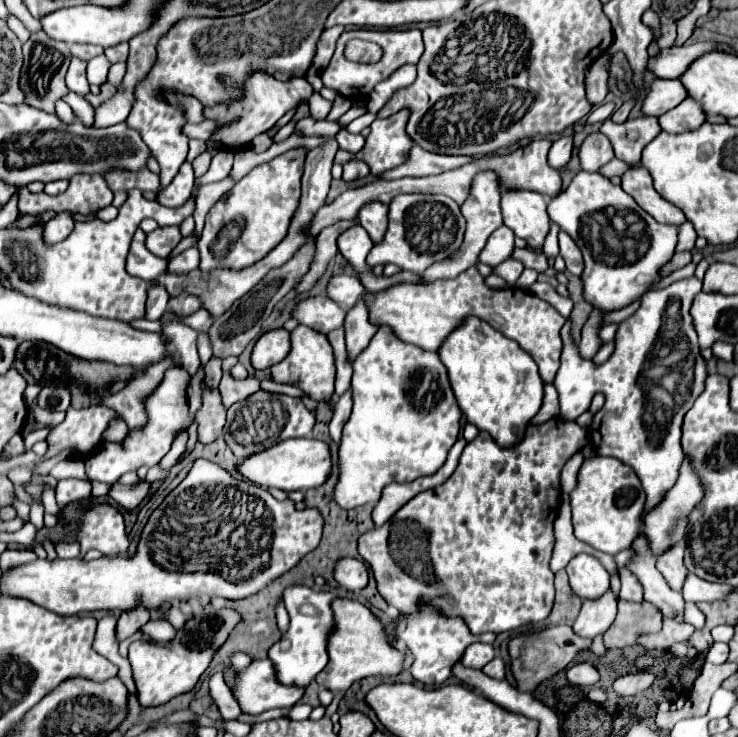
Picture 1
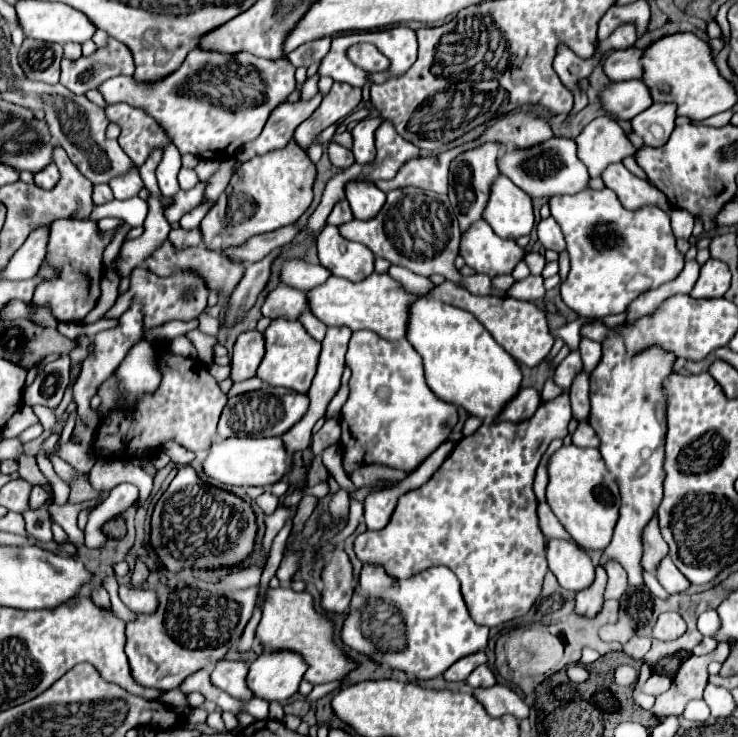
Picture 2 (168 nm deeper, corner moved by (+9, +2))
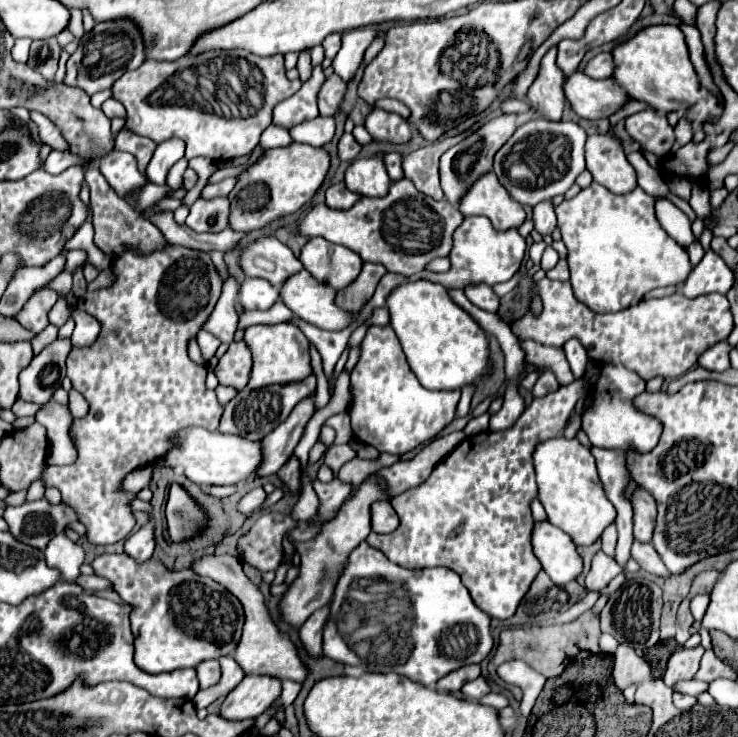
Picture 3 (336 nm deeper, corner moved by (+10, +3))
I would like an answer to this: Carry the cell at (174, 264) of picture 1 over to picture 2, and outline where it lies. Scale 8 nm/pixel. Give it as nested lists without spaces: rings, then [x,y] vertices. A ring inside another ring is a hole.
[[[200,227],[196,229],[172,229],[168,239],[178,247],[178,249],[184,249],[184,247],[192,247],[192,245],[200,245],[202,243],[202,233],[200,233]]]

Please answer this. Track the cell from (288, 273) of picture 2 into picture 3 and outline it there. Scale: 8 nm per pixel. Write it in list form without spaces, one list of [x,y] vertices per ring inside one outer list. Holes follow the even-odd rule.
[[[269,236],[243,250],[241,268],[251,278],[263,278],[273,286],[283,286],[287,278],[303,270],[303,264],[285,244]]]

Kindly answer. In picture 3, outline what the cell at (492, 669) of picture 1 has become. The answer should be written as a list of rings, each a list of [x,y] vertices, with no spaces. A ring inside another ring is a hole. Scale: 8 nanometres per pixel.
[[[479,676],[479,678],[471,680],[471,682],[465,682],[463,688],[461,688],[461,694],[465,698],[471,698],[471,700],[479,700],[489,692],[491,692],[491,688],[489,688],[489,684],[487,684],[487,680],[483,676]]]

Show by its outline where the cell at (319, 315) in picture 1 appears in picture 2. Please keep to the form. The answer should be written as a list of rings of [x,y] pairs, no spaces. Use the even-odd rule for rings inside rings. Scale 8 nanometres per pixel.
[[[278,285],[266,295],[266,301],[262,303],[262,315],[268,319],[298,319],[302,311],[308,311],[308,299],[306,293],[288,287]]]

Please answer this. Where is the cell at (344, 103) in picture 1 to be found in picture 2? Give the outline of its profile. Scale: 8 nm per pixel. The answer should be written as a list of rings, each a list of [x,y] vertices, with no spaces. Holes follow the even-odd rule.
[[[294,141],[284,149],[274,149],[242,163],[242,167],[232,175],[226,193],[220,195],[216,205],[200,223],[206,249],[222,251],[230,245],[242,245],[252,235],[296,223],[312,203],[314,179],[316,165]]]

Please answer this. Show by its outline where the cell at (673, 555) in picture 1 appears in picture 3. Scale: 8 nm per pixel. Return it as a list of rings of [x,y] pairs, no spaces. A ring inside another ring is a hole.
[[[637,488],[635,498],[633,498],[633,534],[635,540],[639,542],[651,542],[653,532],[655,532],[655,518],[657,518],[657,506],[653,502],[653,496],[645,492],[643,488]]]

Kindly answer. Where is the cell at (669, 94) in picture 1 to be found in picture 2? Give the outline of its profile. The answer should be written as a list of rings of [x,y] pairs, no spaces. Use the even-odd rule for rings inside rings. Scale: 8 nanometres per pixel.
[[[638,79],[608,83],[598,93],[600,107],[618,119],[632,119],[652,105],[646,85]]]

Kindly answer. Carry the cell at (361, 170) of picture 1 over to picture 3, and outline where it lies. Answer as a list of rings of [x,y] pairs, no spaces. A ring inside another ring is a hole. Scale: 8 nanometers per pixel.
[[[343,134],[339,138],[339,144],[337,144],[337,154],[339,154],[339,160],[343,162],[351,162],[355,160],[355,156],[359,154],[361,146],[355,142],[355,138],[351,134]]]

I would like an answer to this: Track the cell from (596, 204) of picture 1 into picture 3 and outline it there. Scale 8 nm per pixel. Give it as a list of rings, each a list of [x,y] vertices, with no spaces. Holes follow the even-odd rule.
[[[593,182],[589,188],[583,188],[575,198],[563,200],[555,208],[555,214],[563,242],[569,250],[567,262],[571,272],[573,294],[581,304],[585,304],[593,312],[605,314],[605,312],[625,310],[637,304],[643,298],[643,294],[647,294],[653,288],[685,282],[691,272],[687,250],[679,246],[661,228],[659,220],[655,218],[655,198],[643,192],[641,188],[635,188],[631,194],[619,196],[609,192],[605,186]]]

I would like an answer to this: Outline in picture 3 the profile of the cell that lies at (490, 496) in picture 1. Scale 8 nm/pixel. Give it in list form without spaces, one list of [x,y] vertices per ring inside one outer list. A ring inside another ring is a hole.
[[[575,380],[573,384],[561,386],[555,392],[545,394],[543,398],[535,398],[521,418],[507,430],[499,432],[479,432],[475,436],[463,438],[463,442],[449,454],[437,468],[431,472],[425,484],[395,496],[391,504],[397,508],[397,516],[401,520],[399,528],[391,534],[375,534],[371,532],[365,542],[377,550],[381,550],[391,562],[401,568],[429,568],[429,566],[447,566],[455,570],[465,588],[469,590],[477,608],[487,612],[487,616],[497,620],[507,620],[515,614],[519,602],[531,588],[533,580],[541,572],[541,564],[533,554],[531,534],[533,534],[533,518],[529,504],[537,496],[535,470],[533,470],[533,452],[537,444],[555,438],[567,424],[569,414],[573,412],[577,400],[585,394],[585,380]]]

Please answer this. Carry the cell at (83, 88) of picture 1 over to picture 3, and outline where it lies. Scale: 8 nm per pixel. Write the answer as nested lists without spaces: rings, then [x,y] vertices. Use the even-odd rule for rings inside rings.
[[[121,20],[99,22],[89,34],[83,36],[79,48],[67,60],[67,74],[65,74],[63,84],[77,86],[85,90],[89,96],[99,90],[111,88],[113,80],[121,78],[127,70],[137,70],[141,62],[145,60],[143,44],[139,44],[135,36],[139,36],[137,28],[133,28],[133,24],[125,20],[123,22]]]

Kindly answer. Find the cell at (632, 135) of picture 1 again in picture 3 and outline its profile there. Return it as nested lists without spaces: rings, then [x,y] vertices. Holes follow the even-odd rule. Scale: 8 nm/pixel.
[[[629,152],[629,154],[627,154],[627,160],[629,160],[629,164],[635,168],[635,172],[637,172],[637,182],[639,182],[639,186],[641,186],[647,194],[651,194],[651,196],[655,196],[655,198],[665,198],[665,196],[671,194],[669,188],[667,188],[667,184],[665,184],[665,180],[663,180],[663,176],[661,176],[661,172],[659,172],[657,168],[653,168],[653,166],[645,160],[645,156],[643,156],[641,152]]]

